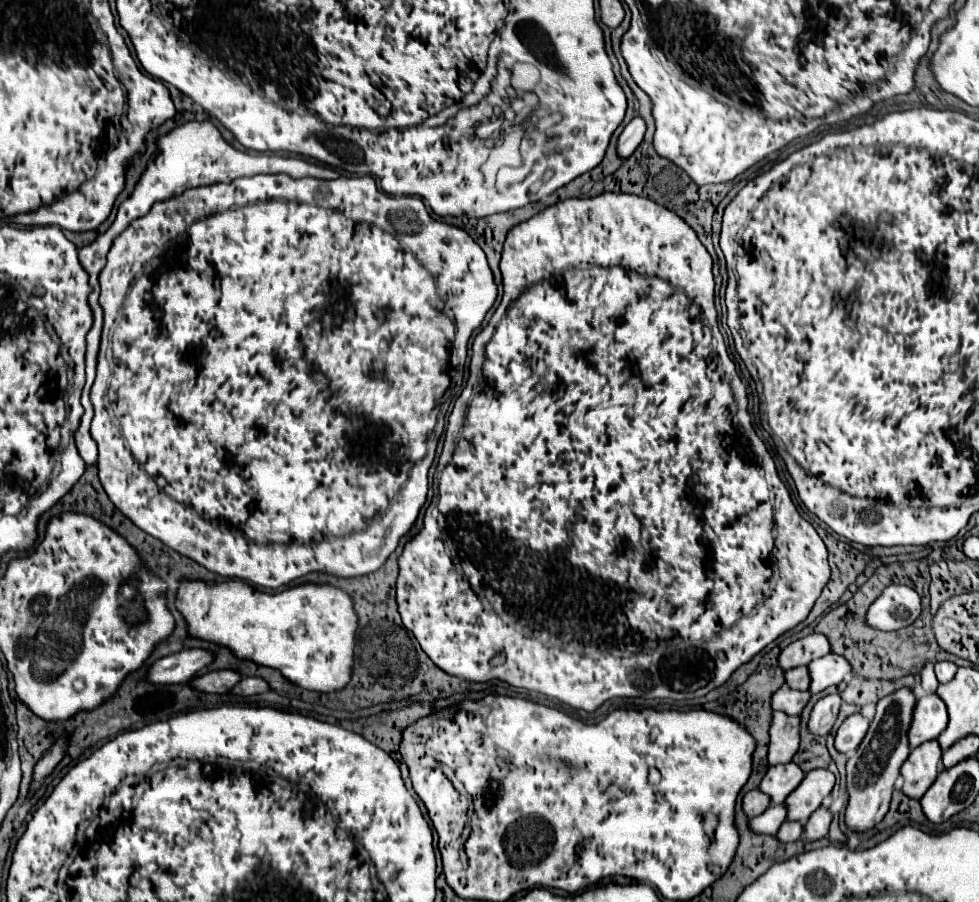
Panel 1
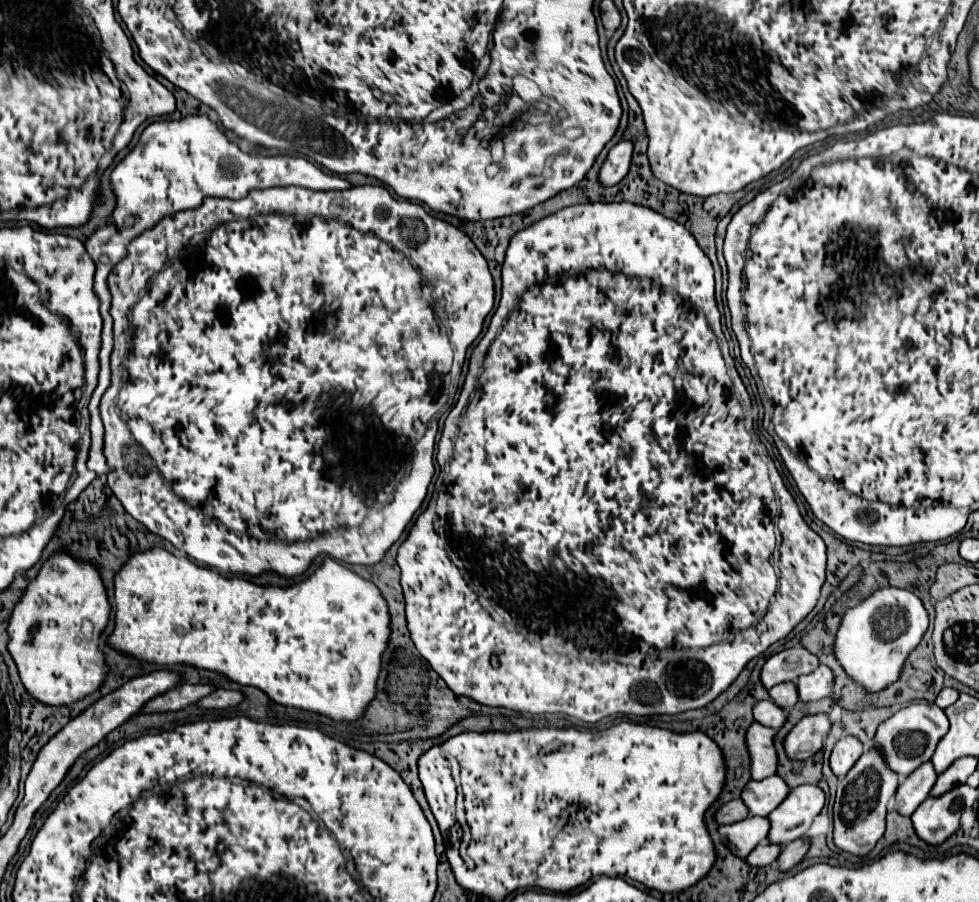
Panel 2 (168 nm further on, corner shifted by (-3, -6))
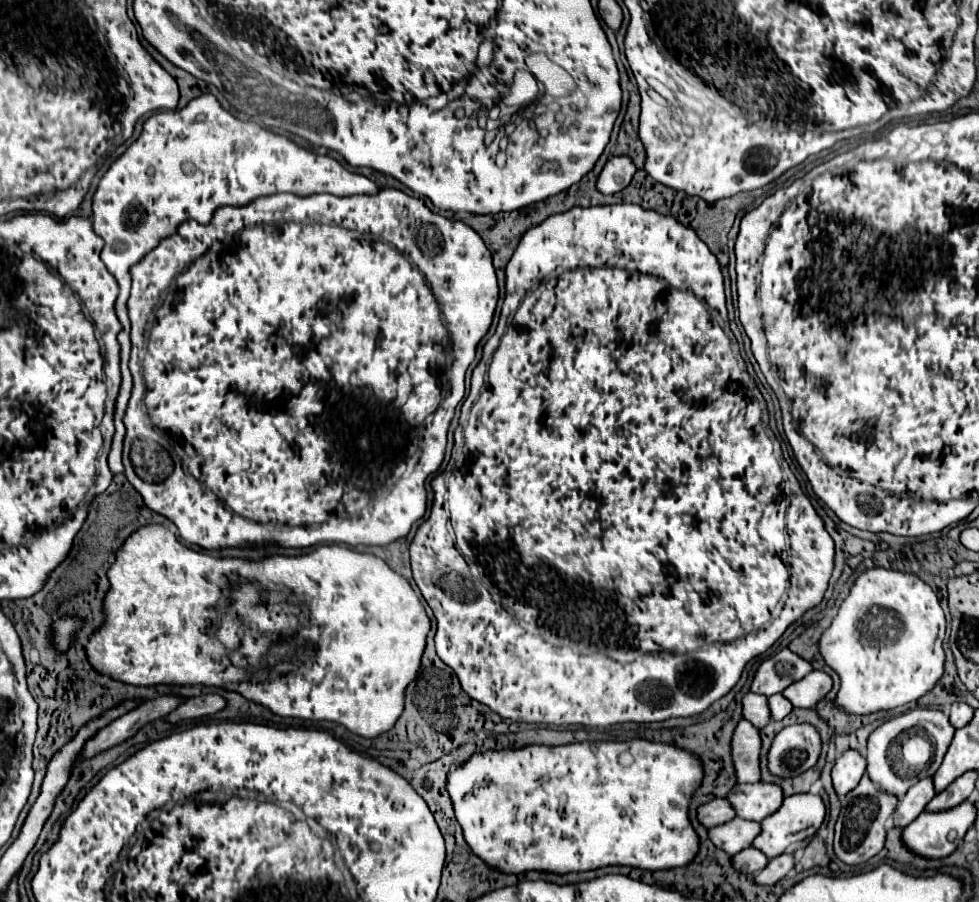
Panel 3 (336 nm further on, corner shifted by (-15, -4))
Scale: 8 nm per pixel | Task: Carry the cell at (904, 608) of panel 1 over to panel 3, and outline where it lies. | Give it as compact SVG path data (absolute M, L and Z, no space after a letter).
M866 570L820 640L824 662L838 672L842 682L836 704L850 714L870 714L922 698L944 672L944 632L944 610L926 582L914 574Z

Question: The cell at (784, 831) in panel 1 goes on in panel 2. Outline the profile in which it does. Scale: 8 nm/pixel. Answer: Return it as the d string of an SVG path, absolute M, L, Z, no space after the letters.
M762 842L760 846L756 846L752 850L752 854L746 856L746 862L754 868L762 868L762 866L770 866L780 854L780 846L772 846L768 842Z

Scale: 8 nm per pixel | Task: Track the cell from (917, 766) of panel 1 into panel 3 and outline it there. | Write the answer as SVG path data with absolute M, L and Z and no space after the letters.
M924 778L920 782L916 782L906 796L898 802L898 808L894 812L894 824L896 826L908 826L914 818L918 818L926 804L936 796L934 790L934 778Z

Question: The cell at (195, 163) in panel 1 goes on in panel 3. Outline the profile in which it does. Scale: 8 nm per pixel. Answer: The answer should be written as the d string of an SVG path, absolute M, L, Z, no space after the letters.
M212 94L194 98L182 110L168 110L154 114L144 122L140 138L110 166L98 184L92 210L96 214L94 232L106 242L102 262L116 278L120 294L116 300L116 314L122 324L120 368L122 384L116 398L114 412L114 440L108 454L108 466L114 474L124 472L122 440L124 440L124 410L128 406L132 376L128 370L130 358L130 320L126 300L130 296L130 266L142 260L158 242L176 232L186 220L208 224L218 206L244 206L260 196L290 192L298 196L328 192L334 196L374 194L378 188L362 174L348 172L330 156L308 152L254 122L242 122L226 112Z

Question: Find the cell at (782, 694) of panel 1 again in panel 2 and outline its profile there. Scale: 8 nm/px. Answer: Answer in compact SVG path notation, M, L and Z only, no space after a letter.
M760 700L754 706L754 720L768 728L780 728L786 722L786 712L772 700Z

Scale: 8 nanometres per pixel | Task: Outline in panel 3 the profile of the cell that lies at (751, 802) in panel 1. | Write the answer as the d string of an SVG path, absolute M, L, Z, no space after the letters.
M726 798L712 800L712 802L704 804L704 806L700 806L700 810L698 810L698 820L706 828L714 828L714 826L730 822L734 818L736 818L736 810L732 808L732 804Z

